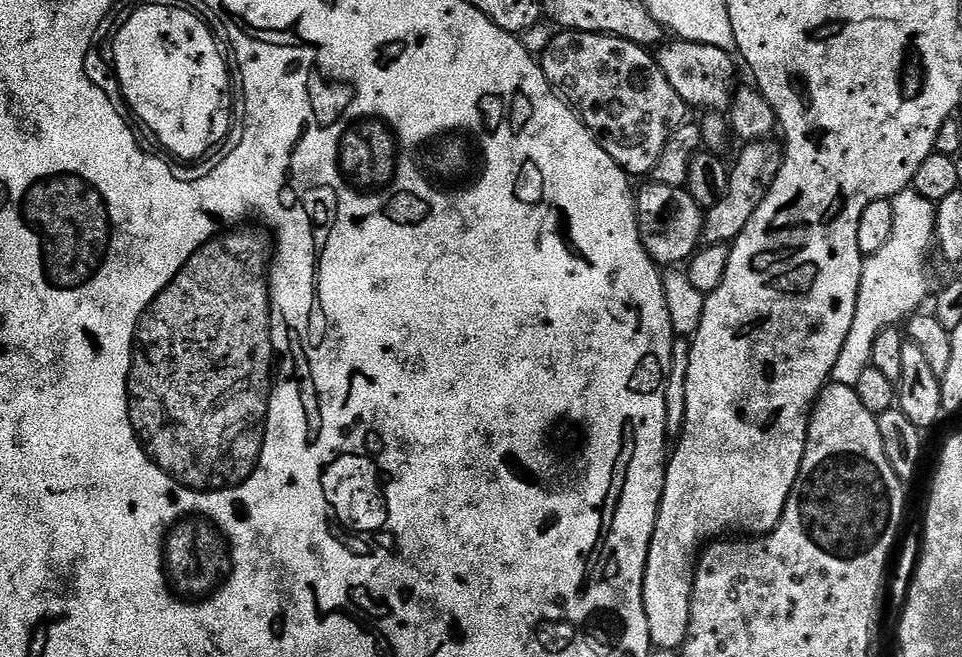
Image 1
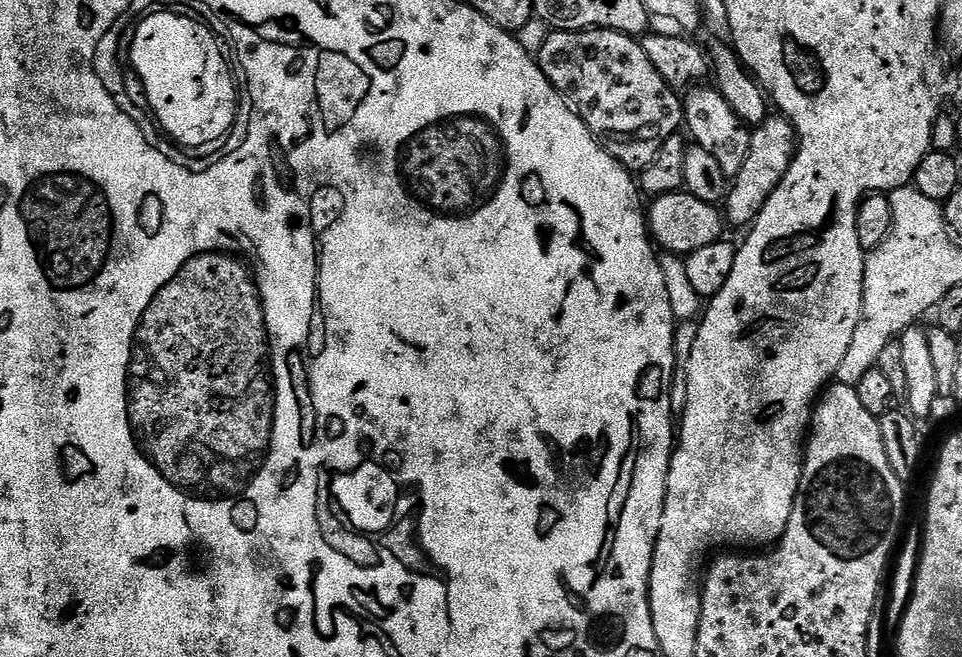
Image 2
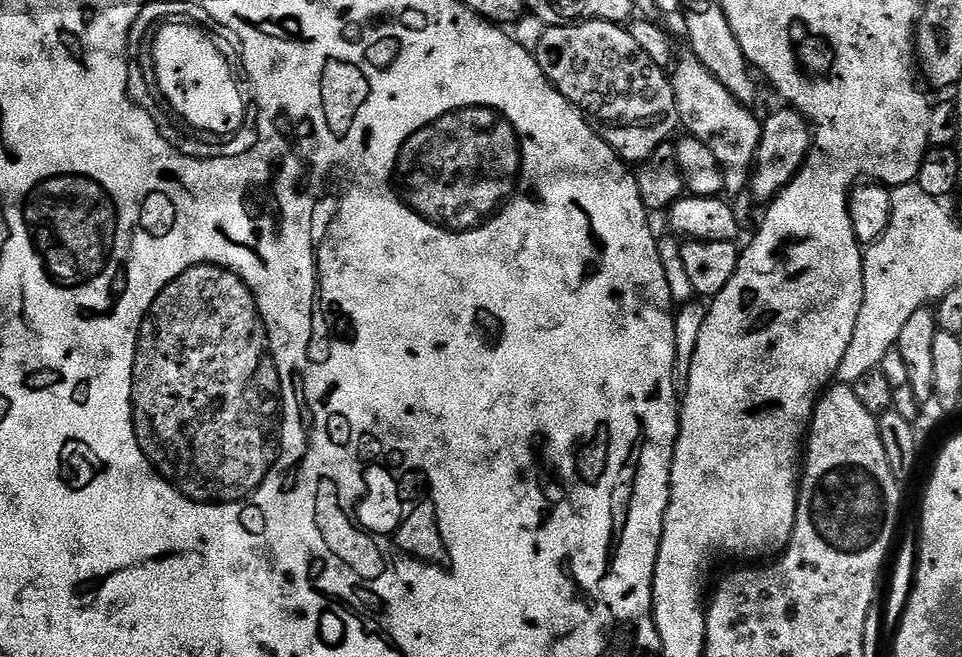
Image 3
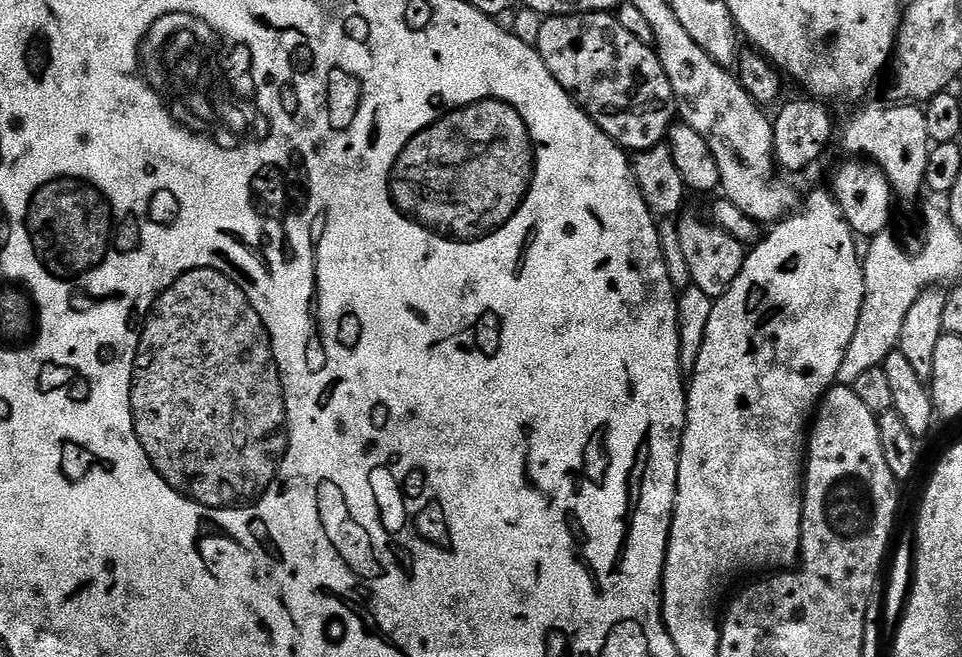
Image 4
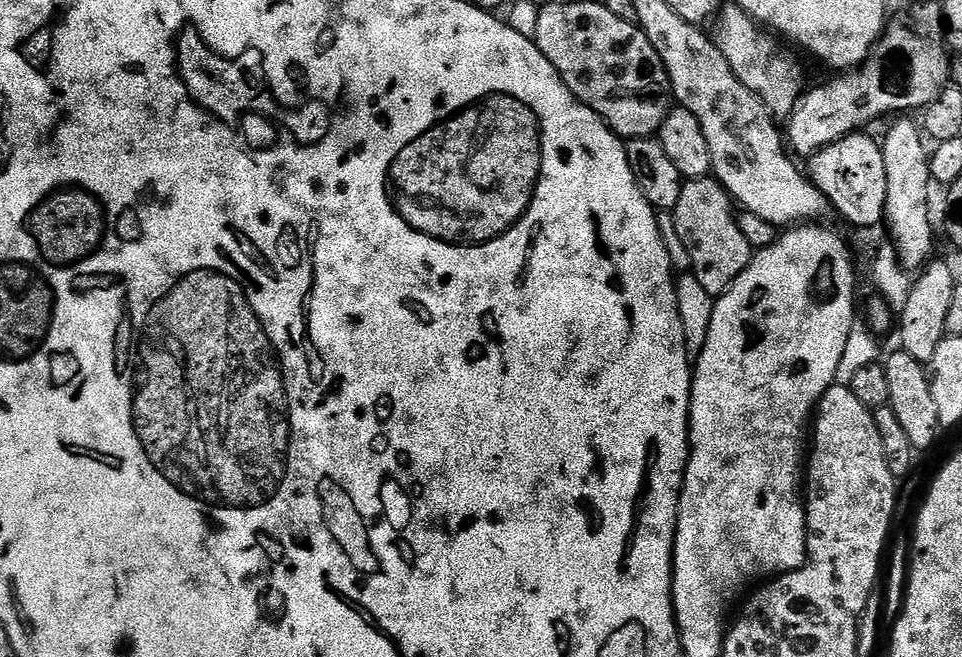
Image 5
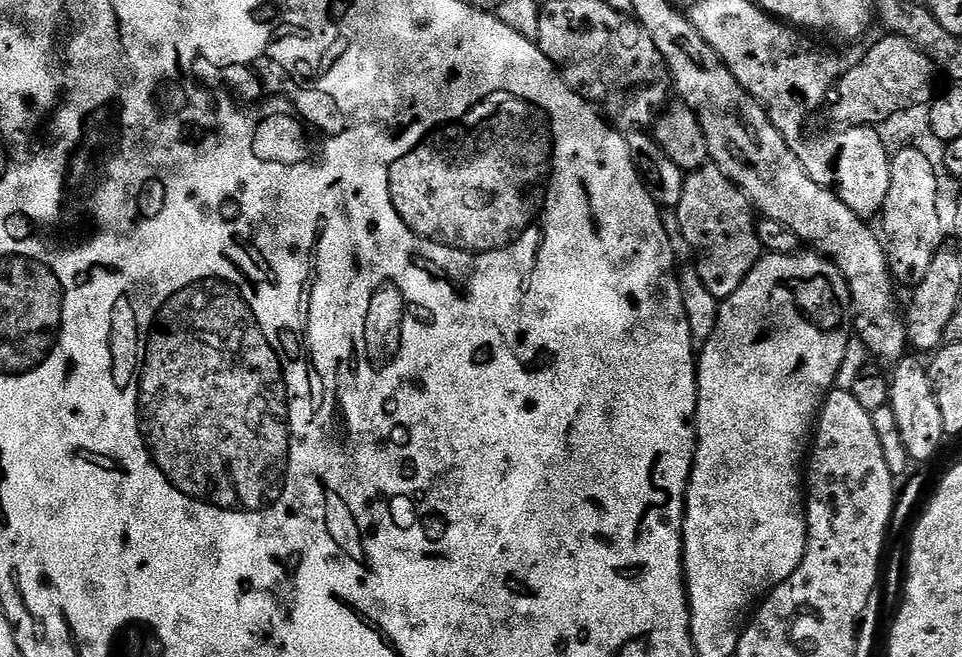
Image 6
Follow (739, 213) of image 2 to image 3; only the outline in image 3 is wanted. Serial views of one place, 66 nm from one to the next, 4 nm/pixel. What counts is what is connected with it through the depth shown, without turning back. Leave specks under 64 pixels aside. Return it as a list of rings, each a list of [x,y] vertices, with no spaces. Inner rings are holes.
[[[780,106],[777,112],[763,117],[760,125],[760,141],[754,153],[754,167],[750,177],[750,193],[761,206],[775,200],[777,194],[800,173],[814,144],[814,136],[804,115],[791,106]]]

